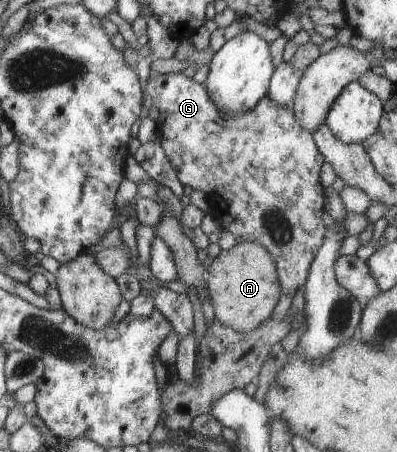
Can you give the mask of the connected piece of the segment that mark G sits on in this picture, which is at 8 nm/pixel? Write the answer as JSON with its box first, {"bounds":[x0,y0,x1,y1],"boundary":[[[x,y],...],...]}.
{"bounds":[143,72,327,297],"boundary":[[[152,72],[148,81],[143,107],[148,111],[157,108],[160,112],[160,142],[180,183],[206,193],[214,202],[224,204],[224,218],[218,218],[221,227],[227,229],[237,243],[258,242],[266,246],[276,262],[282,294],[294,297],[296,290],[304,287],[327,230],[322,221],[322,213],[325,212],[324,186],[320,178],[325,161],[314,143],[313,133],[298,124],[298,118],[294,116],[294,110],[290,106],[278,106],[268,98],[268,94],[260,98],[252,110],[228,116],[222,114],[210,100],[204,84],[195,82],[183,72]]]}

